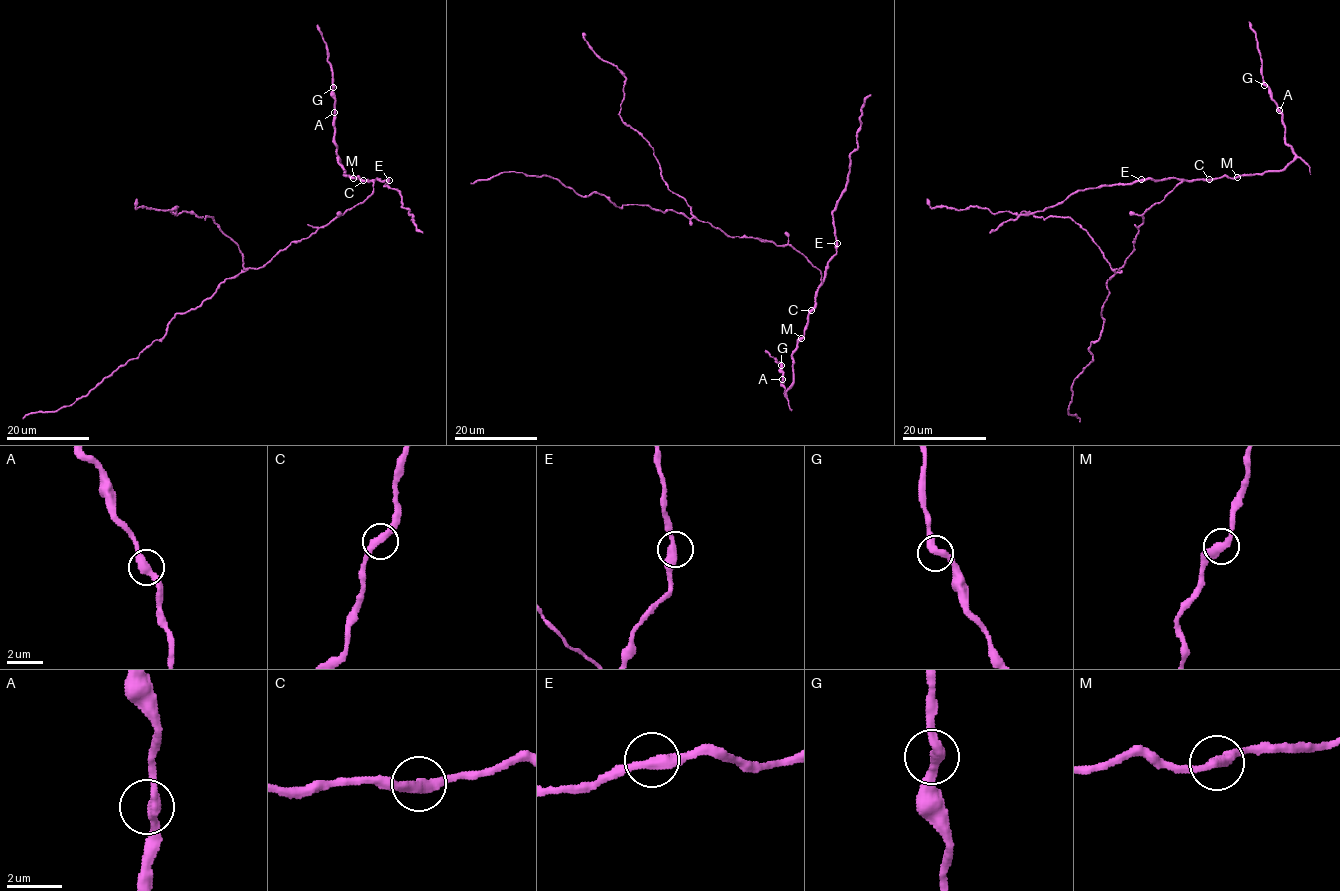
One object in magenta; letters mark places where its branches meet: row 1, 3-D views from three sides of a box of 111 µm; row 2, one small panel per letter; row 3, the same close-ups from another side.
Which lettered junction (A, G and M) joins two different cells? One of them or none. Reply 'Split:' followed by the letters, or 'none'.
Split: none

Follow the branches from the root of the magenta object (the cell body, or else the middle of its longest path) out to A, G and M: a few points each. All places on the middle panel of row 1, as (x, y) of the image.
A: (757, 238), (777, 245), (790, 244), (821, 274), (816, 307), (792, 355), (793, 384), (785, 395), (782, 379)
G: (757, 238), (777, 245), (790, 244), (821, 274), (816, 307), (792, 355), (793, 384), (785, 395), (781, 365)
M: (757, 238), (777, 245), (790, 244), (820, 271), (821, 285), (816, 307), (808, 315), (801, 338)

